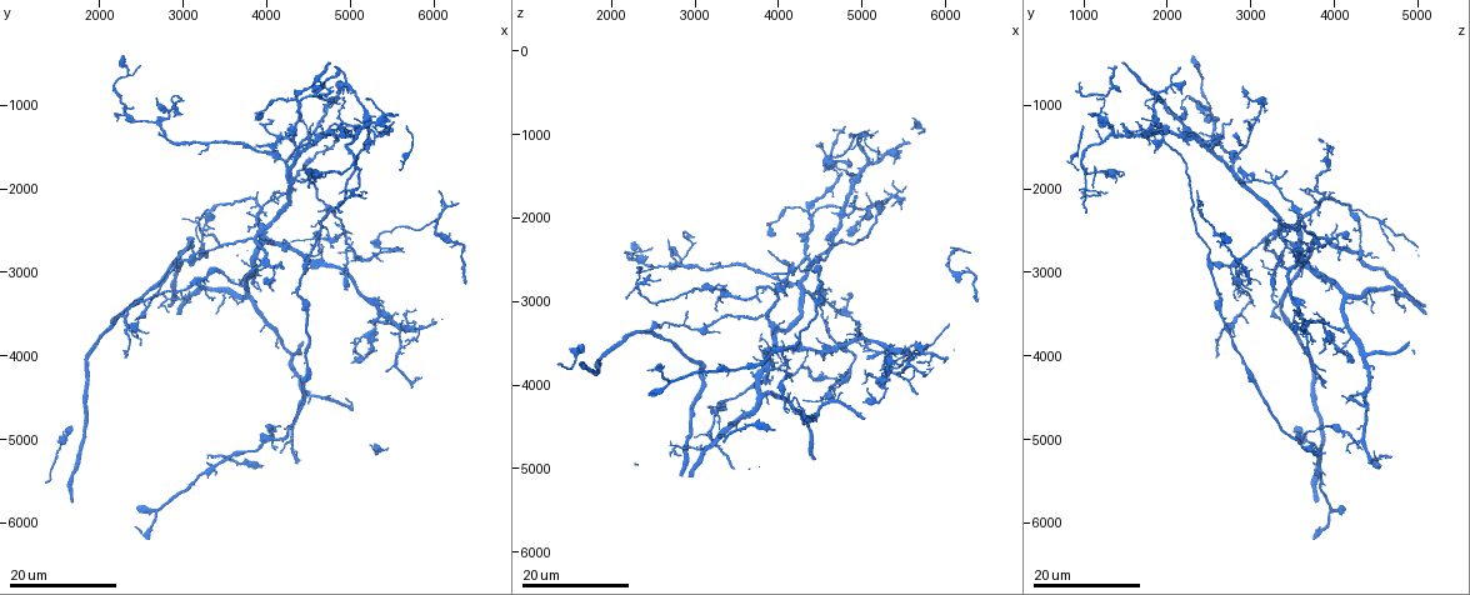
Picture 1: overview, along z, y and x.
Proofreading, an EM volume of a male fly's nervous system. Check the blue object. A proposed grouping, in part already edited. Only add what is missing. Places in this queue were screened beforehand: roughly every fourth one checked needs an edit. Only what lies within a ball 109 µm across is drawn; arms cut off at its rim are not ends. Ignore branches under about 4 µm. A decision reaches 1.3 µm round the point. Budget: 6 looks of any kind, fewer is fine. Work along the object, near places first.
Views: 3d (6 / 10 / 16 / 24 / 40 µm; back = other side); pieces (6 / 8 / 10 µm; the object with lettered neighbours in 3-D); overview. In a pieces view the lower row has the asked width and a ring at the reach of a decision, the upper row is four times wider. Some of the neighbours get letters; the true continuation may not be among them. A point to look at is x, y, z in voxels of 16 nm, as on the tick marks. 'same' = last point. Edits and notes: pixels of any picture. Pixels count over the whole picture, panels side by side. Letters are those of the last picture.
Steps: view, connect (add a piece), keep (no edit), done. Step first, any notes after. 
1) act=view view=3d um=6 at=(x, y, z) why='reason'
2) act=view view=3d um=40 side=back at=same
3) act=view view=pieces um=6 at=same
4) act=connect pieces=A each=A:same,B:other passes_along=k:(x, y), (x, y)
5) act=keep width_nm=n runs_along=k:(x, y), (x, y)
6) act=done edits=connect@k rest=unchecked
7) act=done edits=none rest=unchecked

act=view view=3d um=16 at=(5250, 1550, 1850) why='an open end'

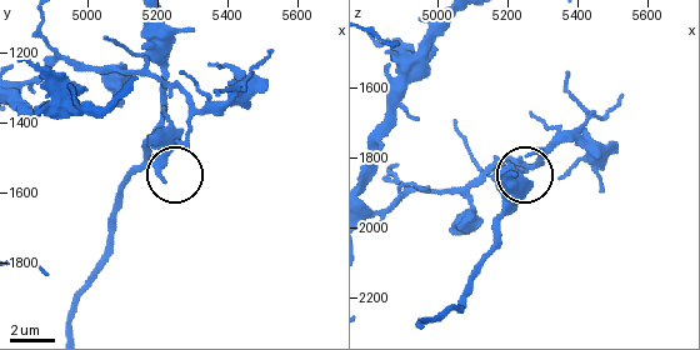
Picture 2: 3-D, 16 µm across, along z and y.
act=view view=pieces um=10 at=(5210, 1570, 1850)

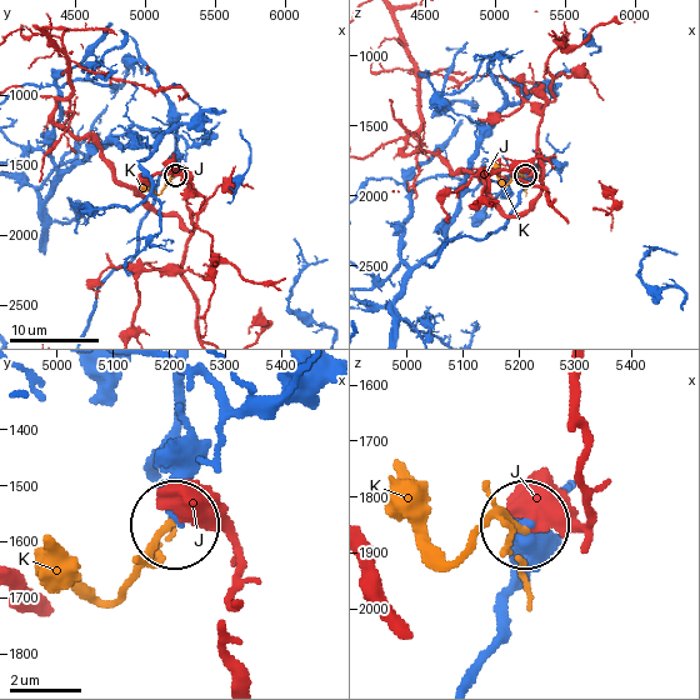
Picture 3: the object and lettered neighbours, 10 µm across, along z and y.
act=keep each=J:other,K:other found='no lettered piece goes on from it'

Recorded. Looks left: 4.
act=view view=3d um=16 at=(4200, 1350, 2200) why='thin end'

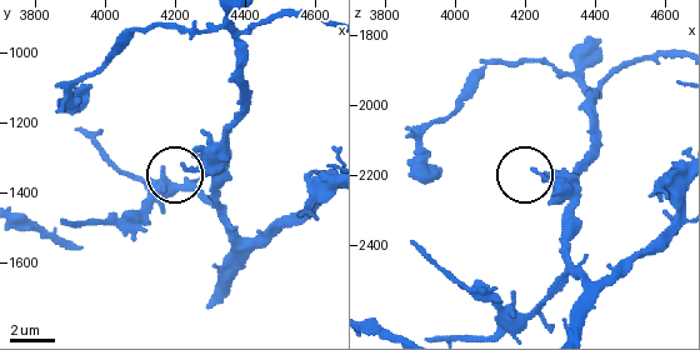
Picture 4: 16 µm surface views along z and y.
act=view view=pieces um=6 at=(4230, 1330, 2190) why='what lies round it'

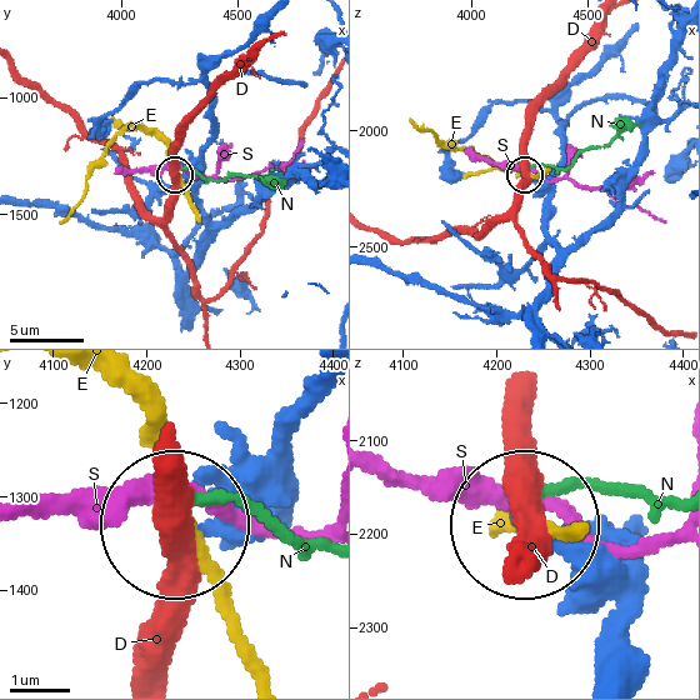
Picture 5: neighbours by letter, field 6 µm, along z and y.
act=keep width_nm=120 each=D:other,E:other,N:other,S:other found='none of them fits'

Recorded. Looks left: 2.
act=view view=3d um=16 at=(4450, 1700, 1150) why='an open end'

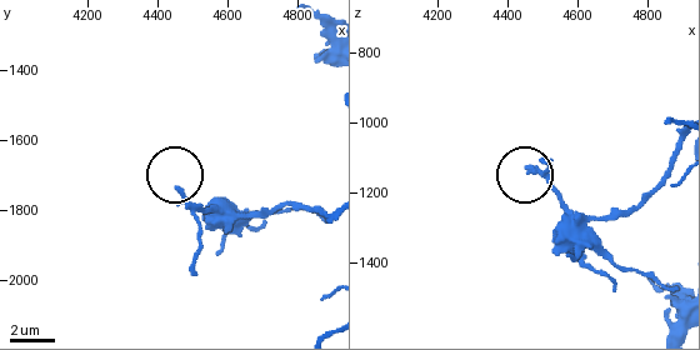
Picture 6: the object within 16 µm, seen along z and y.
act=view view=pieces um=8 at=(4460, 1750, 1140)

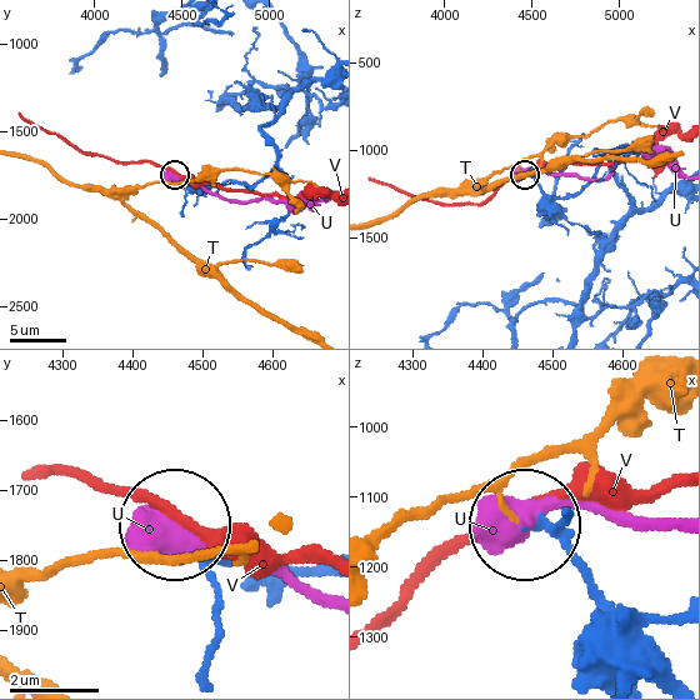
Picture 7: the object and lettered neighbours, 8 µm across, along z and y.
act=keep width_nm=210 each=T:other,U:other,V:other found='no lettered piece goes on from it'

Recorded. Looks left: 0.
act=done edits=none rest=unchecked

